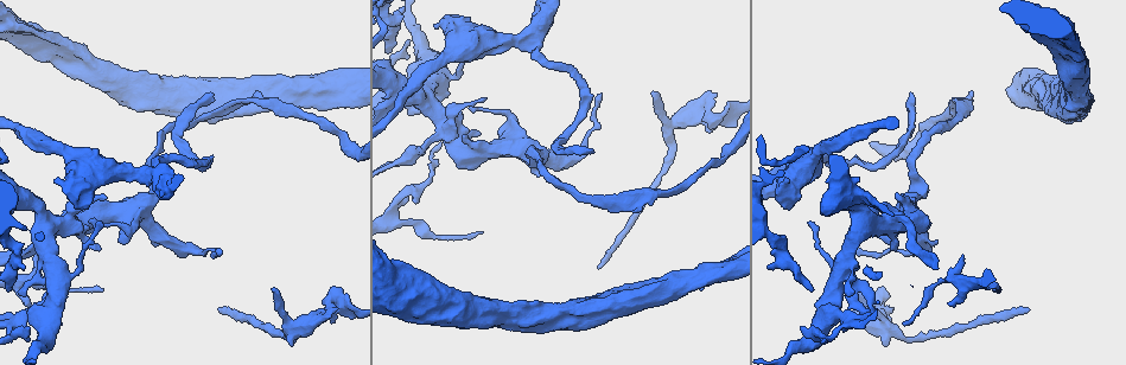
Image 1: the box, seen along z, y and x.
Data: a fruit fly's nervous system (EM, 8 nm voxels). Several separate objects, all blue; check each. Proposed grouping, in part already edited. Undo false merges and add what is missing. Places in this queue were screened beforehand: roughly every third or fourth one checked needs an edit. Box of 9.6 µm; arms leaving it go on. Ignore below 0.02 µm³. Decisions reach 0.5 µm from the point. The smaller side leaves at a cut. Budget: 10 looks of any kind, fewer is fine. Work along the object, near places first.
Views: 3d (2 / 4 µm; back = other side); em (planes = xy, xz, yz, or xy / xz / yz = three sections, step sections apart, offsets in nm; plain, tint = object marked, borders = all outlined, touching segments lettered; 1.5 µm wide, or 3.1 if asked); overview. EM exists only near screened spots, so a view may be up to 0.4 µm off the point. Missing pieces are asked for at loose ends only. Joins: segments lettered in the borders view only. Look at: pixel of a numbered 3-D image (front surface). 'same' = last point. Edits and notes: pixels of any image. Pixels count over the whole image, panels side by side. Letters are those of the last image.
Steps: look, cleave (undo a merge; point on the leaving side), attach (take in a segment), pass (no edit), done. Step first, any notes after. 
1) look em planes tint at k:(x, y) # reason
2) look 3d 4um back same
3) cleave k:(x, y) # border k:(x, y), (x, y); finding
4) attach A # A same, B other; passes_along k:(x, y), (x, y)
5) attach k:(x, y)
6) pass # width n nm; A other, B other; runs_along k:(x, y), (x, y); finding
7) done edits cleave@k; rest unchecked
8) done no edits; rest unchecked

look em planes borders at 1:(103, 289) # free end

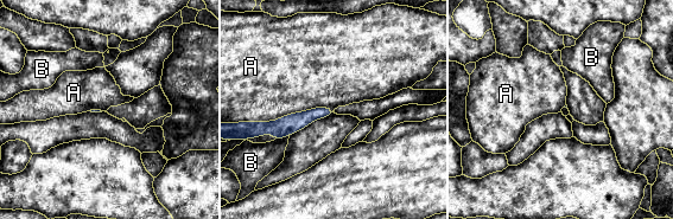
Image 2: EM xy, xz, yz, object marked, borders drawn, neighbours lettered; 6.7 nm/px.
pass # A other, B other; border 2:(334, 109), (312, 108), (253, 123); no lettered segment goes on from it

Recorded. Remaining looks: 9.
look em planes tint at 1:(970, 96) # closes a loop

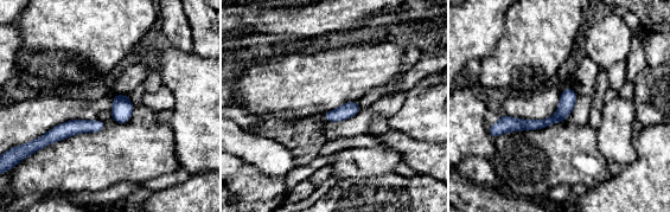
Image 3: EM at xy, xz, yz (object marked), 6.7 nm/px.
look em planes borders same

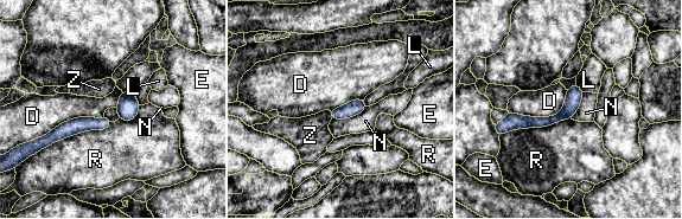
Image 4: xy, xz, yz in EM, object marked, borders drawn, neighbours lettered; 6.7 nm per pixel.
pass # width 100 nm; D other, E other, L other, N other, R other, Z other; runs_along 4:(579, 92), (550, 121), (501, 126); all the same neuron

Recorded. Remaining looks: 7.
look em planes borders at 1:(148, 179)

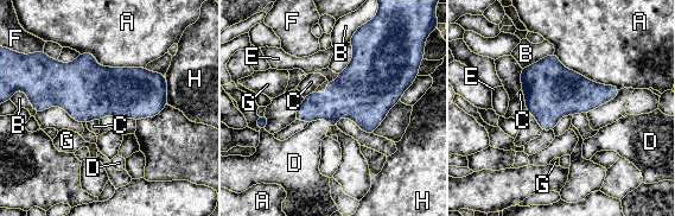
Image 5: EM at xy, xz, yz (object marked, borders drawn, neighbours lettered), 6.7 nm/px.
pass # A other, B other, C other, D other, E other, F other, G other, H other; border 5:(329, 122), (316, 119), (309, 124); continuous, no second neuron

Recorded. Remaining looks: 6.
look em planes plain at 1:(788, 210) # thick end

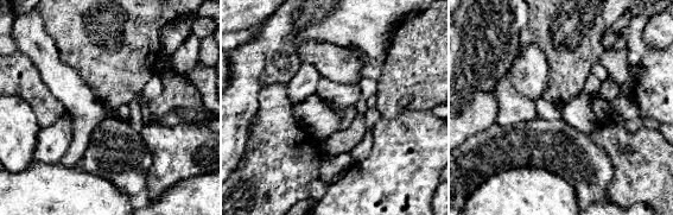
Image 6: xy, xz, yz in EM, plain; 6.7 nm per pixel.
look em planes tint same # with the object marked

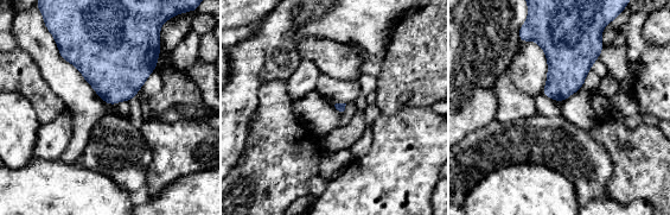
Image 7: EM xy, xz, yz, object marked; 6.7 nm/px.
look em planes borders same

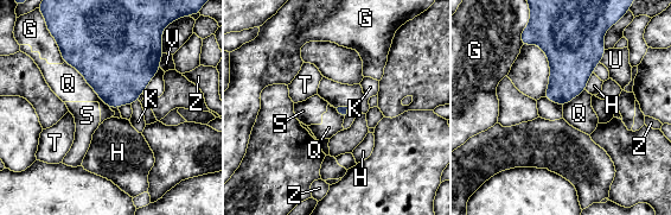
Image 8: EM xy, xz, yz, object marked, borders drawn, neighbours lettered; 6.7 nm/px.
pass # G other, H other, K other, Q other, S other, T other, U other, V other, Z other; no lettered segment goes on from it

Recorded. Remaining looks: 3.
done no edits; rest unchecked

